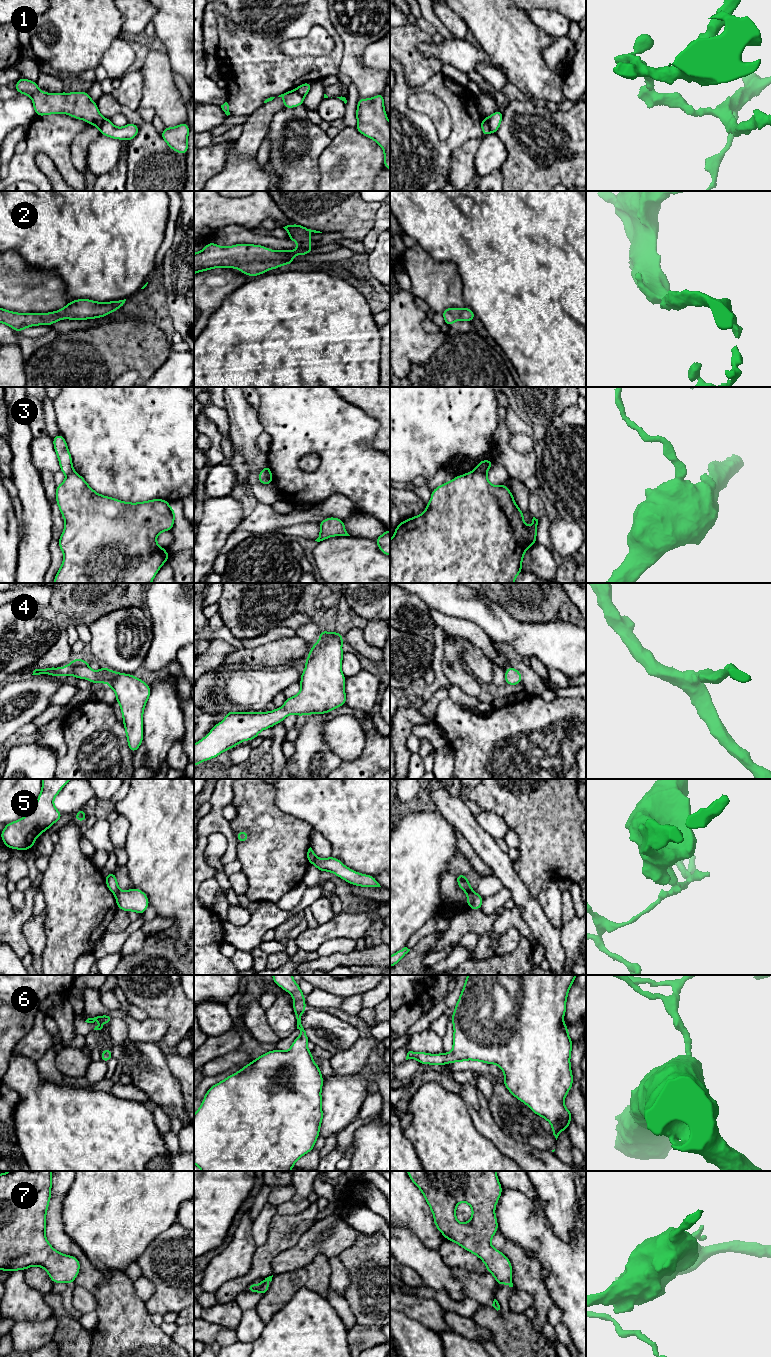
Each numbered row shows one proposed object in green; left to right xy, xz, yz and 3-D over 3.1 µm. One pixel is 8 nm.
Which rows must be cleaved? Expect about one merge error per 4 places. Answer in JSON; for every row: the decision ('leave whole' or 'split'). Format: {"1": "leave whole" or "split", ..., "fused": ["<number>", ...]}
{"1": "split", "2": "leave whole", "3": "split", "4": "leave whole", "5": "split", "6": "leave whole", "7": "split", "fused": ["1", "3", "5", "7"]}

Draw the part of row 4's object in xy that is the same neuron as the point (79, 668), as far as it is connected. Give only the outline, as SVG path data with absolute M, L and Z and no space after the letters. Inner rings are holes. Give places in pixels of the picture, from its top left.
M78 658L67 666L60 668L35 669L32 675L48 674L51 676L73 675L77 679L88 679L93 683L108 683L116 694L116 701L120 705L123 724L128 740L128 747L132 753L143 742L143 712L151 694L151 688L143 680L132 674L124 674L112 671L102 666L94 672L88 662Z

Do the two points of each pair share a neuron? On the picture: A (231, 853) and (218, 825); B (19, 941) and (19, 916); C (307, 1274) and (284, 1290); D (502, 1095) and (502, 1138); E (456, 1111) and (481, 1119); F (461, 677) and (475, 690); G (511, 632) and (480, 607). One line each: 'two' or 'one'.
A: one
B: one
C: one
D: two
E: two
F: one
G: one

